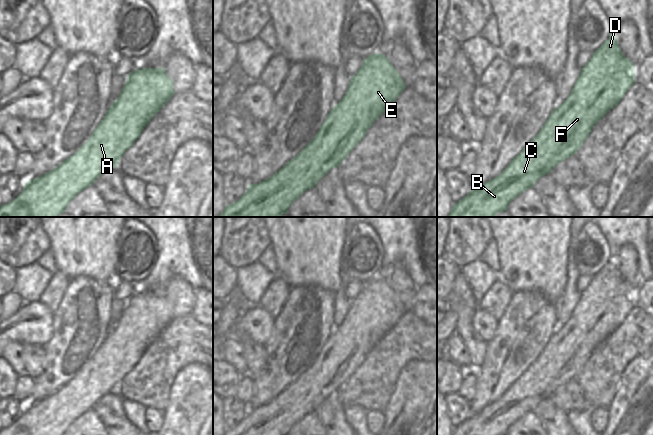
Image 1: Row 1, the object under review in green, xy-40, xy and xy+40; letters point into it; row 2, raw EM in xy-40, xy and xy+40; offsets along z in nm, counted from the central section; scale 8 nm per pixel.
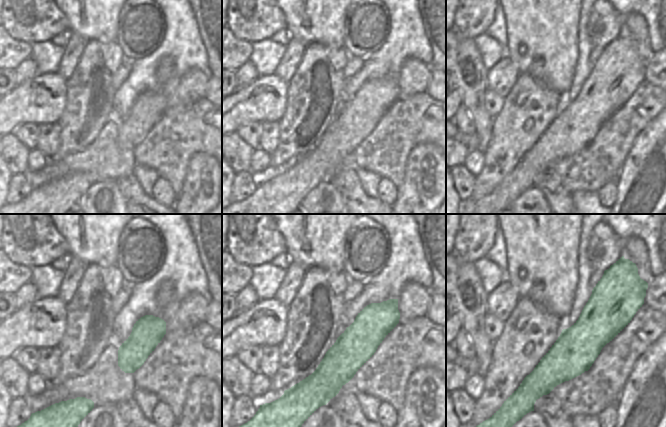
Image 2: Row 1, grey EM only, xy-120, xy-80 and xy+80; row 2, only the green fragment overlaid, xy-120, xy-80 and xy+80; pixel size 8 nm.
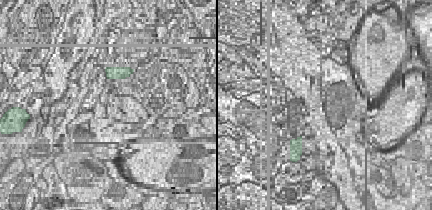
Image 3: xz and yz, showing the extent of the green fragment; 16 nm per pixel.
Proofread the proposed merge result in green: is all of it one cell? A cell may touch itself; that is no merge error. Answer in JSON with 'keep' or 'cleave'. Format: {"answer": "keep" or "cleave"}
{"answer": "keep"}

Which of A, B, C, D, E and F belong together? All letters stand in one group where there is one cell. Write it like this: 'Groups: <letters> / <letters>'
Groups: A B C D E F.

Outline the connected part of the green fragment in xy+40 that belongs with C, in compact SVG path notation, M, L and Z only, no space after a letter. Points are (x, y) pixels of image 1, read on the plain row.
M610 258L591 283L583 290L581 297L567 323L553 332L553 335L539 357L515 380L509 389L495 402L483 408L478 414L471 414L452 431L451 435L506 435L509 427L533 409L544 399L549 398L560 386L574 379L583 369L593 351L615 330L635 307L635 290L626 282L615 258Z

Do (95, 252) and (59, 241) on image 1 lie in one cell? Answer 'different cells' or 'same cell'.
same cell

